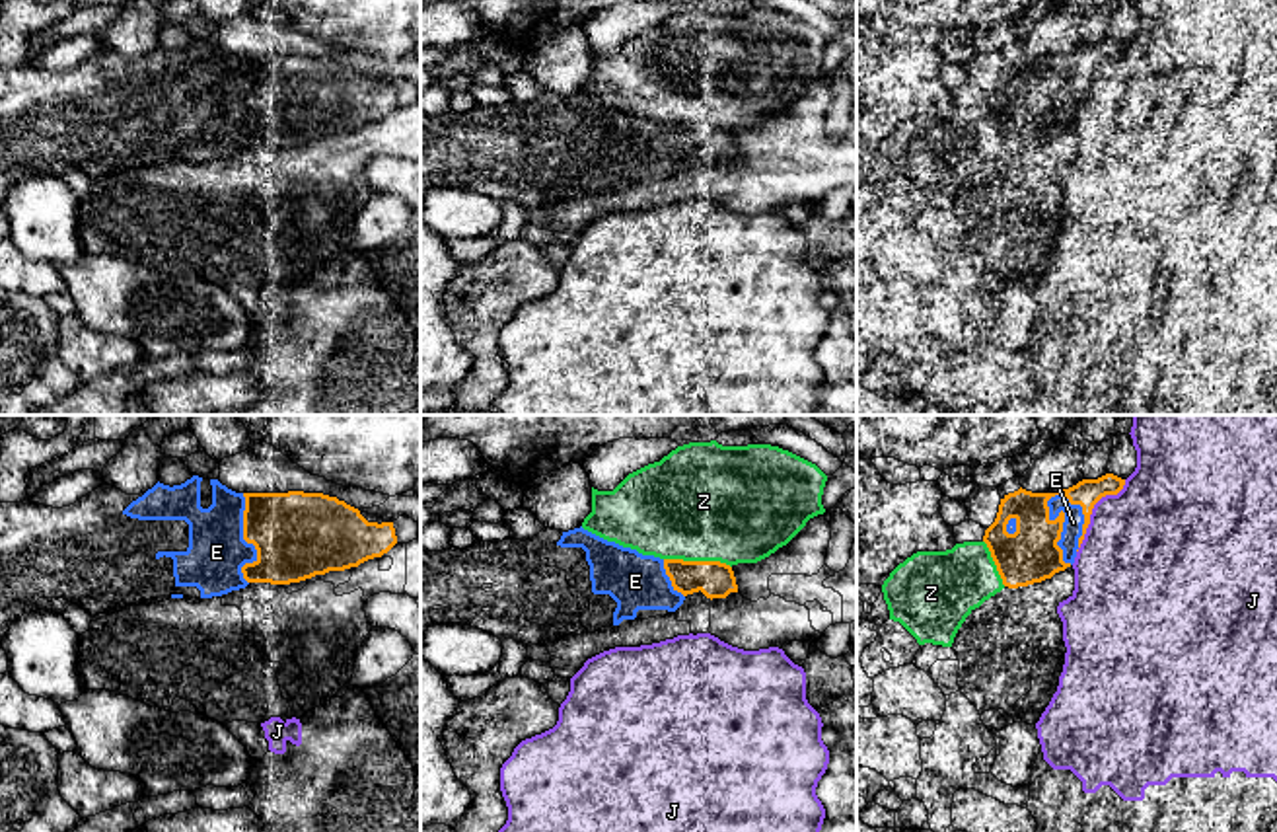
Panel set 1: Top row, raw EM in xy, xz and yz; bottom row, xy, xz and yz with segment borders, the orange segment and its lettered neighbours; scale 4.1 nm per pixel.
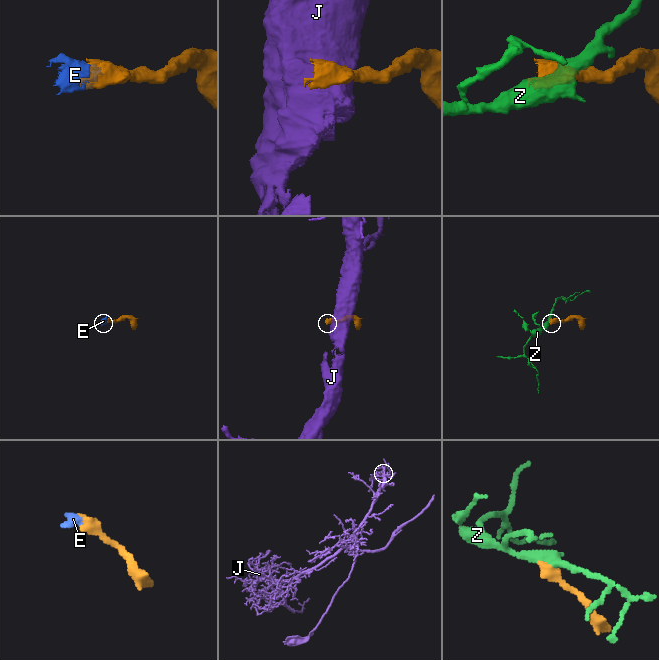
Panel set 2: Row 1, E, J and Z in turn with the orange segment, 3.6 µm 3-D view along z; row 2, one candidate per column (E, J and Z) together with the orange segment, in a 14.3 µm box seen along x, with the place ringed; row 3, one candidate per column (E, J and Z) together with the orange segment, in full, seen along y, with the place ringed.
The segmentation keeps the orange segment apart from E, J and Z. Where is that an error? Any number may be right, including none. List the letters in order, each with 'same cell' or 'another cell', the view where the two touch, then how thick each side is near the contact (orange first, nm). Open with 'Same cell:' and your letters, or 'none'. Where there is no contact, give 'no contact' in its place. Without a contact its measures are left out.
Same cell: E
E: same cell; contact in yz; calibres 220 and 80 nm
J: another cell; contact in yz; calibres 180 and 460 nm
Z: another cell; contact in xz; calibres 150 and 480 nm

